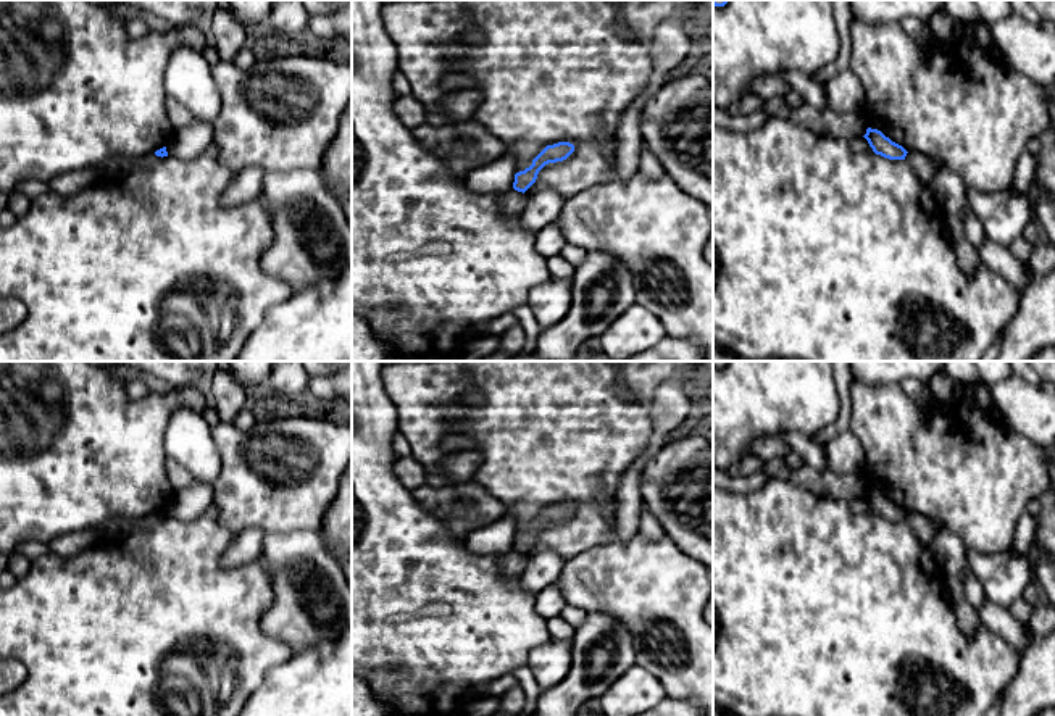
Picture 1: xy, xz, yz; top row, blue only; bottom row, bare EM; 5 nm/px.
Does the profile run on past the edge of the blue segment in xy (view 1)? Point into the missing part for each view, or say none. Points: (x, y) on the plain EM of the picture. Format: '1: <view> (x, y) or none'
1: none

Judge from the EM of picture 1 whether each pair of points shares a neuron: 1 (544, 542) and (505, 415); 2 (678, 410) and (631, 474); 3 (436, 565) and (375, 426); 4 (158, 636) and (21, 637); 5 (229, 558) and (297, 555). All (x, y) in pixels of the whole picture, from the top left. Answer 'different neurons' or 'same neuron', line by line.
1: same neuron
2: same neuron
3: same neuron
4: same neuron
5: different neurons

